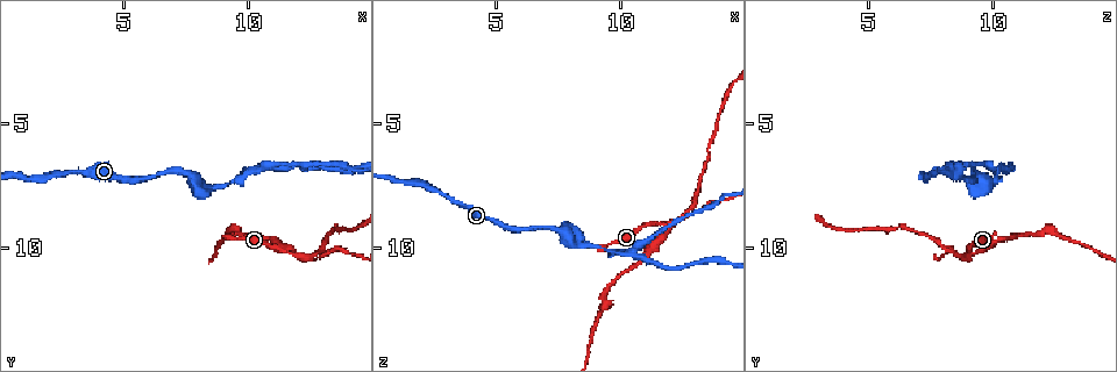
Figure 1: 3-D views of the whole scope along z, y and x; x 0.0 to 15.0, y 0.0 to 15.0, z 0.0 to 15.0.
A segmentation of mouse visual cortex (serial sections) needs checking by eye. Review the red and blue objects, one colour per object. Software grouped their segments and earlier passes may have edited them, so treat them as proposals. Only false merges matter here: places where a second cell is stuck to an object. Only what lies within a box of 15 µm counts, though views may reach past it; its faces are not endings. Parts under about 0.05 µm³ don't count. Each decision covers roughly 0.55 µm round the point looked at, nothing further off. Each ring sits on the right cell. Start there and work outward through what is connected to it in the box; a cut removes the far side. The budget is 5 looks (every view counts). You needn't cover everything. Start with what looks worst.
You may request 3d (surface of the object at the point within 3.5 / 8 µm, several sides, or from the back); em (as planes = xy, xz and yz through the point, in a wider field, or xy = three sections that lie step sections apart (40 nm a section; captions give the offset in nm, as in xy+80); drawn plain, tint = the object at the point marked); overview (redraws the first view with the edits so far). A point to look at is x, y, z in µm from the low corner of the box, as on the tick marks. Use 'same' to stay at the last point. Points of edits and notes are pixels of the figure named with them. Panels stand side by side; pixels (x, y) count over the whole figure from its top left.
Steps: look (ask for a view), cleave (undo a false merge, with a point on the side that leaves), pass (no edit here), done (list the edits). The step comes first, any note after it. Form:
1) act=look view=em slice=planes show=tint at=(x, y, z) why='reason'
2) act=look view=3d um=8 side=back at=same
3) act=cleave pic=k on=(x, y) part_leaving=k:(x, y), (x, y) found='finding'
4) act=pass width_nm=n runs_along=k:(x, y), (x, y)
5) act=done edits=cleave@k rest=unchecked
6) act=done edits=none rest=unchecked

act=look view=3d um=3.5 at=(11.8, 10.2, 9.1) why='four arms meet'

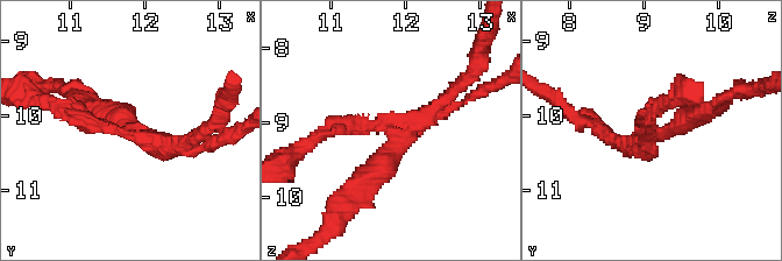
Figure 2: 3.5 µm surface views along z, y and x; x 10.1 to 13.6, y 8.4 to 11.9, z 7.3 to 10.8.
act=look view=em slice=xy step=5 show=tint at=(11.75, 10.25, 9.05) arms=4 arm_widths_nm=200,200,200,350 why='shape alone is not enough'

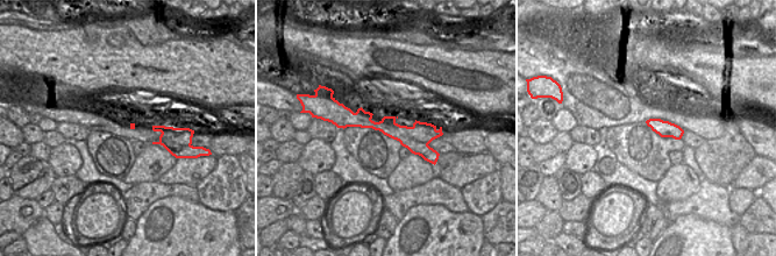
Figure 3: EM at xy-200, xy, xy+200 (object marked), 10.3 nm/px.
act=cleave pic=2 on=(471, 78) width_nm=220 border=3:(383, 118), (391, 127), (427, 144) found='two cells meet here'

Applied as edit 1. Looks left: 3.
act=look view=overview why='redraw'

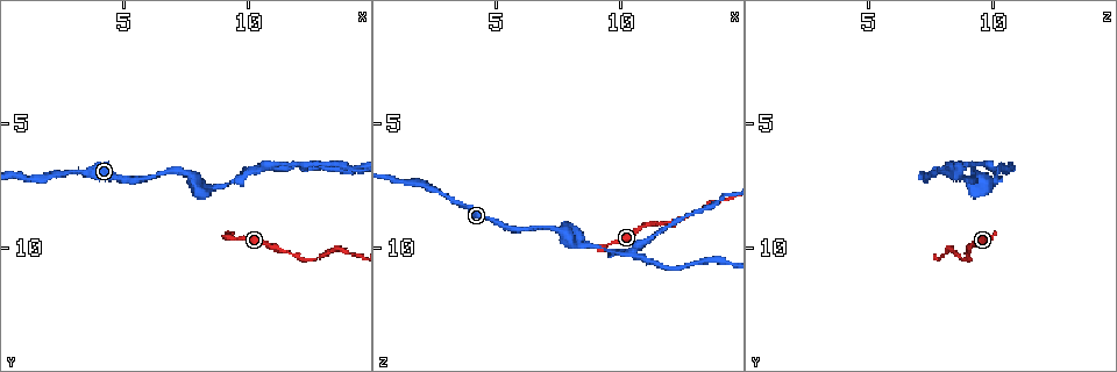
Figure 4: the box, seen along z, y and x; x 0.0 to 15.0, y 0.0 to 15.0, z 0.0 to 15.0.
act=look view=em slice=xy step=1 show=tint at=(10.3, 6.9, 10.2) why='two arms in line, one across'

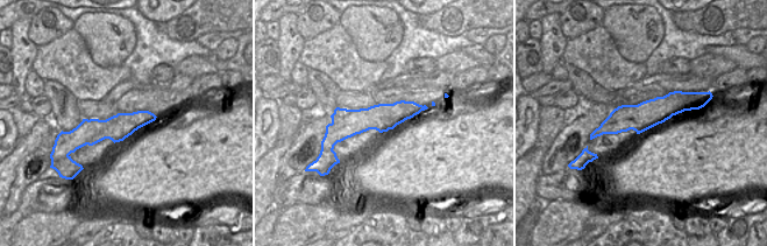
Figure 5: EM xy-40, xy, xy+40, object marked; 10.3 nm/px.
act=look view=3d um=3.5 at=same

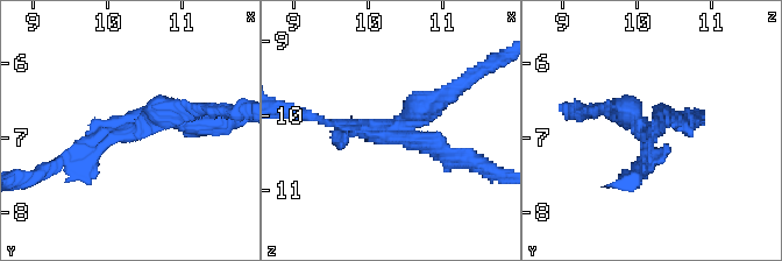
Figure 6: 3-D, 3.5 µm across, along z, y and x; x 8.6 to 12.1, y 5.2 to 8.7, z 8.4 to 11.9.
act=cleave pic=6 on=(431, 105) arms=3 arm_widths_nm=150,200,250 part_leaving=6:(397, 126), (487, 63) found='a second cell is stuck on'

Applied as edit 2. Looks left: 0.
act=done edits=cleave@2,cleave@6 rest=unchecked

